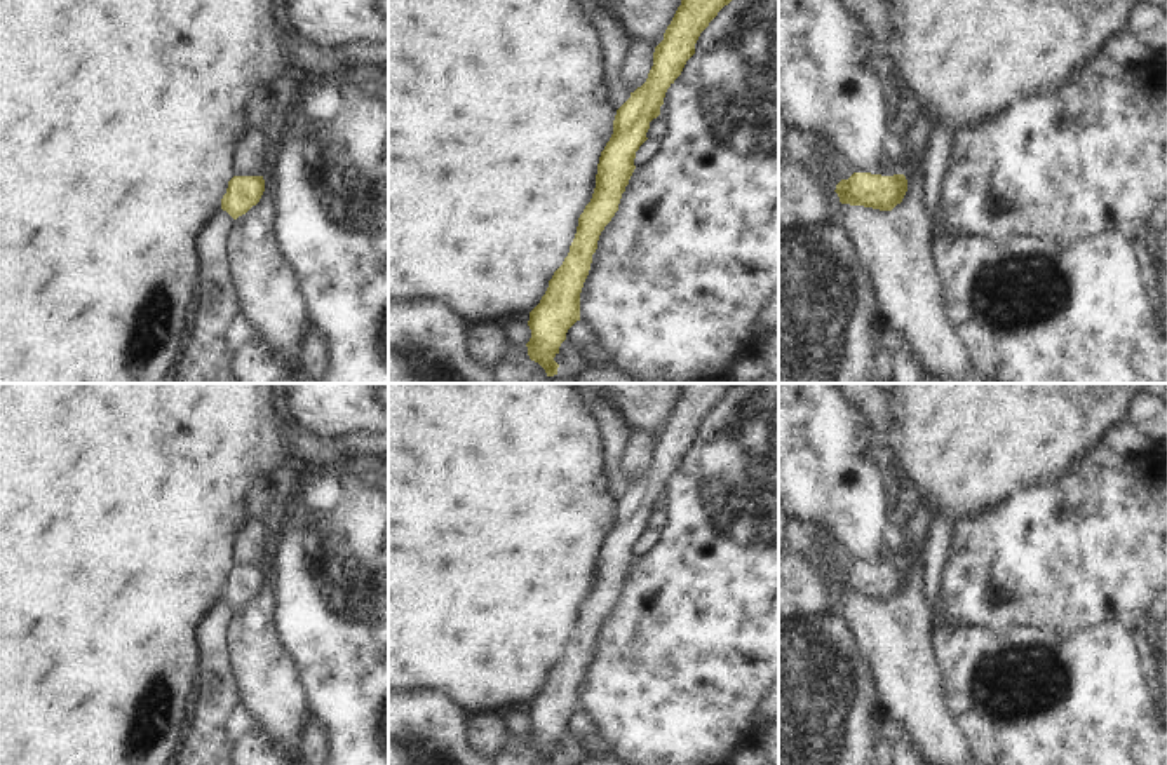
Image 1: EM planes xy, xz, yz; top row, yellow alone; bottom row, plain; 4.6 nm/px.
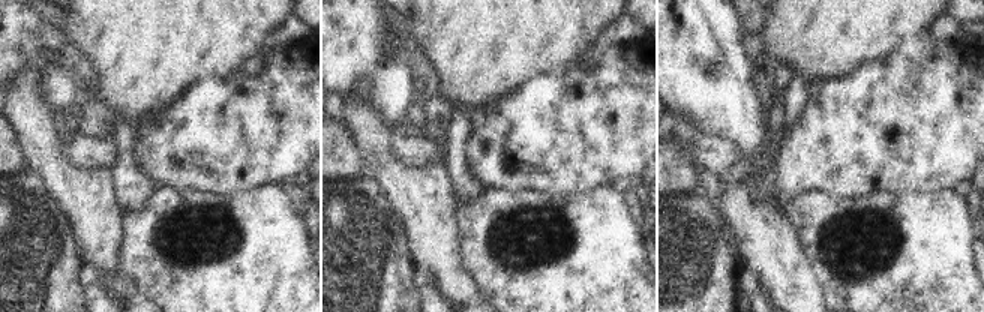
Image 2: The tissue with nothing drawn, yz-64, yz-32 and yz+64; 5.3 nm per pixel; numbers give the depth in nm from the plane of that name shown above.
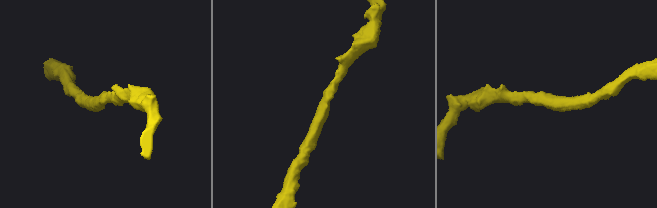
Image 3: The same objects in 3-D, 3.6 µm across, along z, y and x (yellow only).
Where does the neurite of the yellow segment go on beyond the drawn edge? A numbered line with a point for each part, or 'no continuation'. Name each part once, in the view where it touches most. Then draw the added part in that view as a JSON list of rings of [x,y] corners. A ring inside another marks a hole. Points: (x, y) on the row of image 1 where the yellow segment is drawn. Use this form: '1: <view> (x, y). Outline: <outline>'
no continuation.

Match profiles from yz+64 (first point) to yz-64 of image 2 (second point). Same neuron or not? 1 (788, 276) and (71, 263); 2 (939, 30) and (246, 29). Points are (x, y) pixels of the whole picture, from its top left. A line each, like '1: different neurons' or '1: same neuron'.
1: different neurons
2: different neurons

